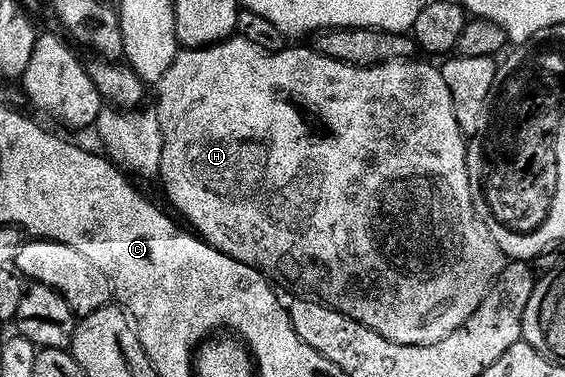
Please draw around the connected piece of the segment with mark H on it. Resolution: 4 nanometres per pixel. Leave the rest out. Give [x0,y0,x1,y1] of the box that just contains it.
[158,36,506,346]

